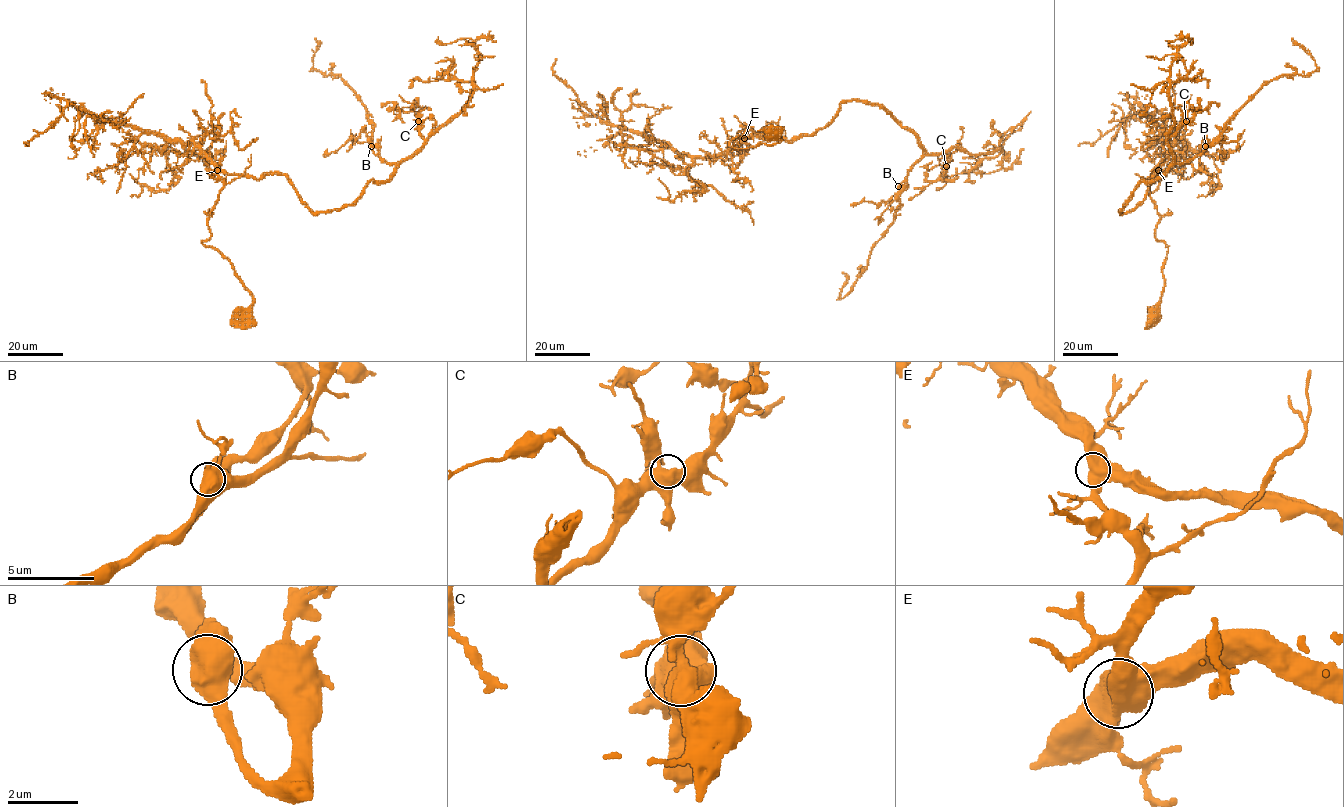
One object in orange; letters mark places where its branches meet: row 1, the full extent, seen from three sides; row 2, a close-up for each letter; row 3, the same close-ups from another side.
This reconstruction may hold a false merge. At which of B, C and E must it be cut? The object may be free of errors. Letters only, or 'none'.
none

